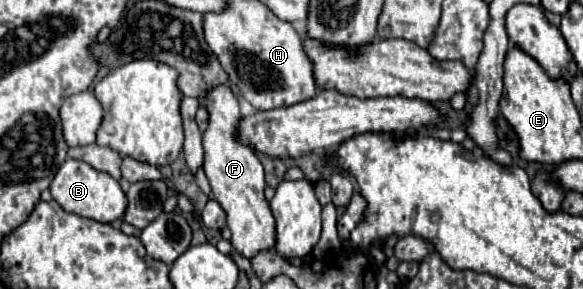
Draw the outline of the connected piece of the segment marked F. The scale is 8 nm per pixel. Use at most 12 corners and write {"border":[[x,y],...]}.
{"border":[[200,98],[210,112],[204,172],[228,216],[234,250],[276,246],[264,168],[236,142],[238,98]]}

